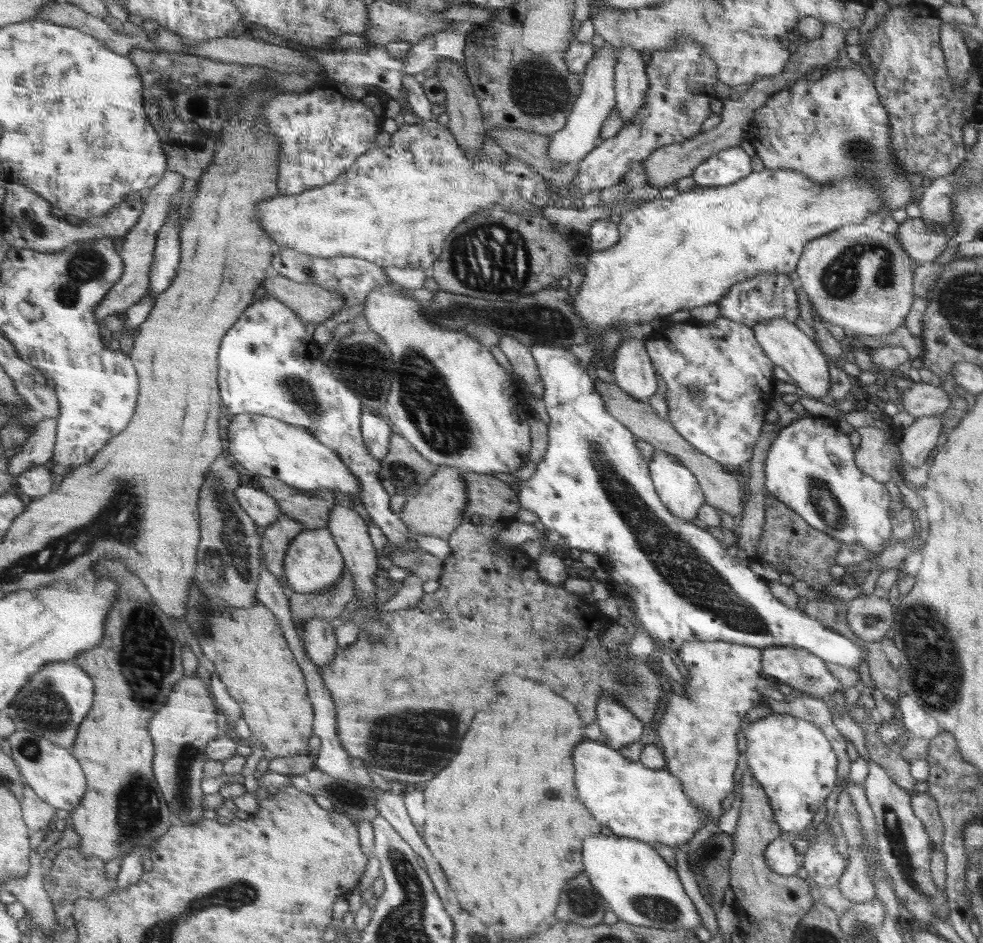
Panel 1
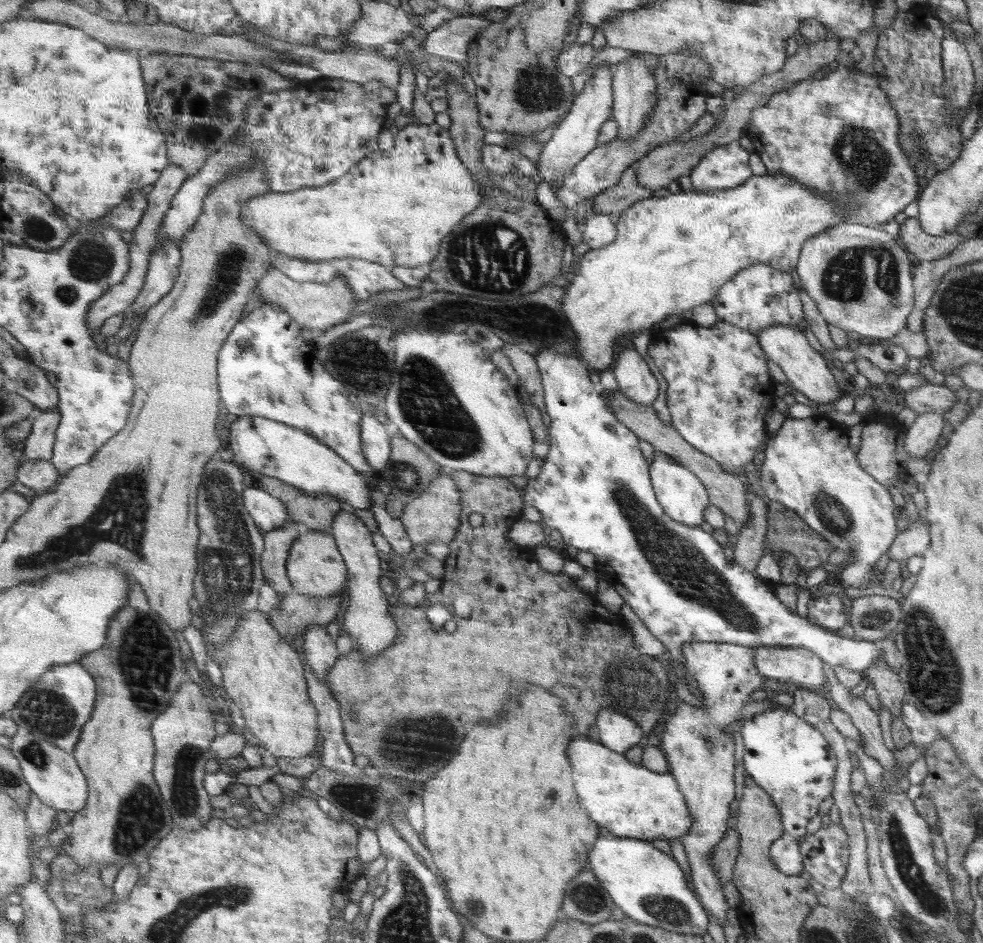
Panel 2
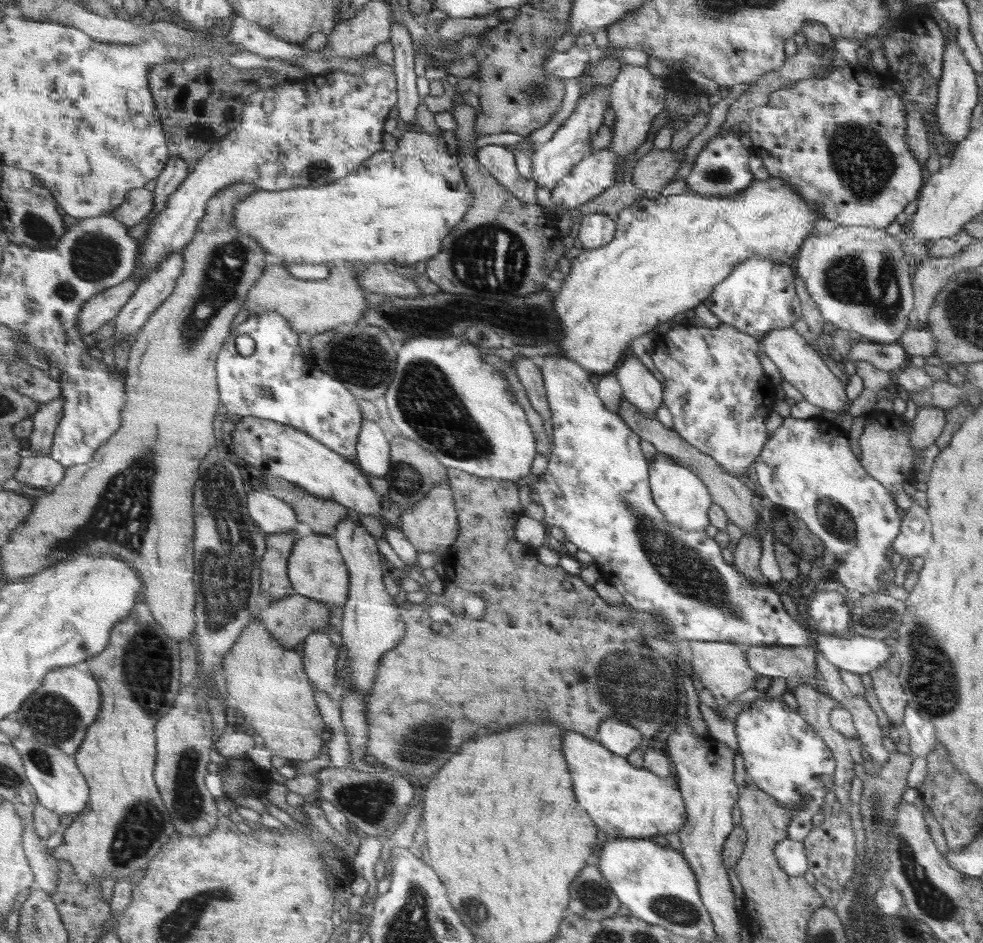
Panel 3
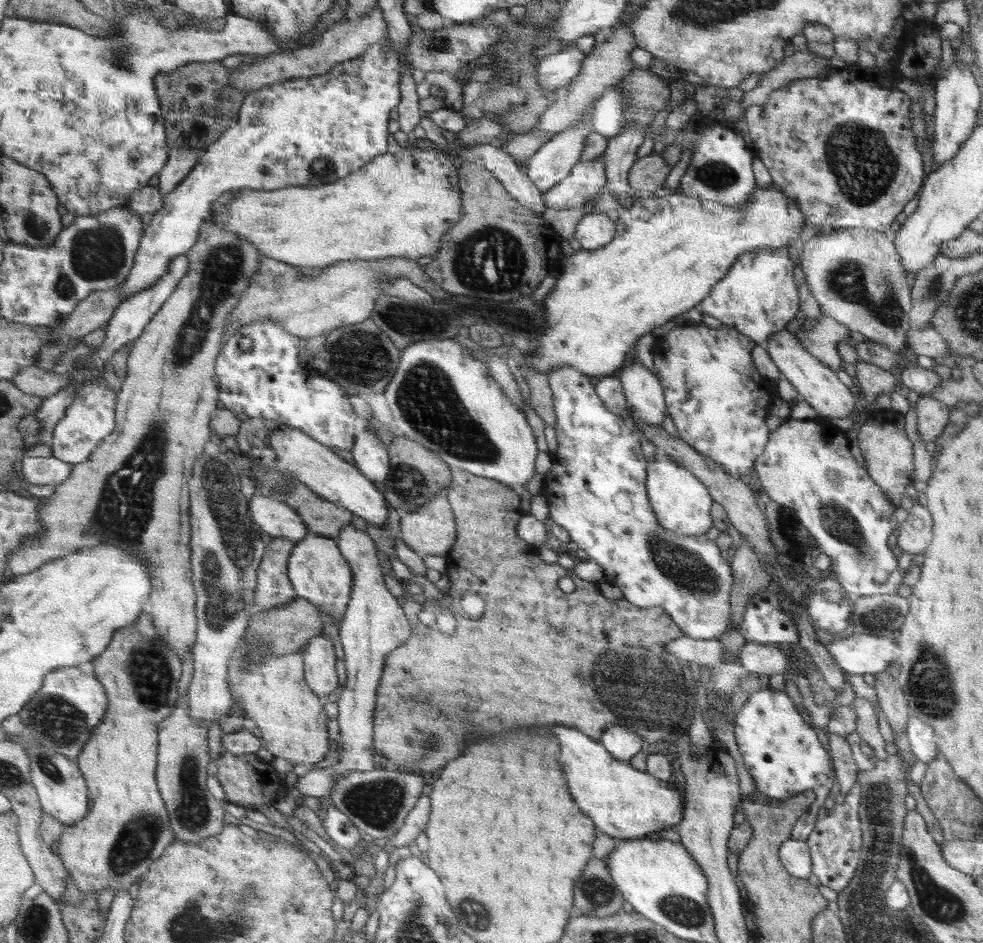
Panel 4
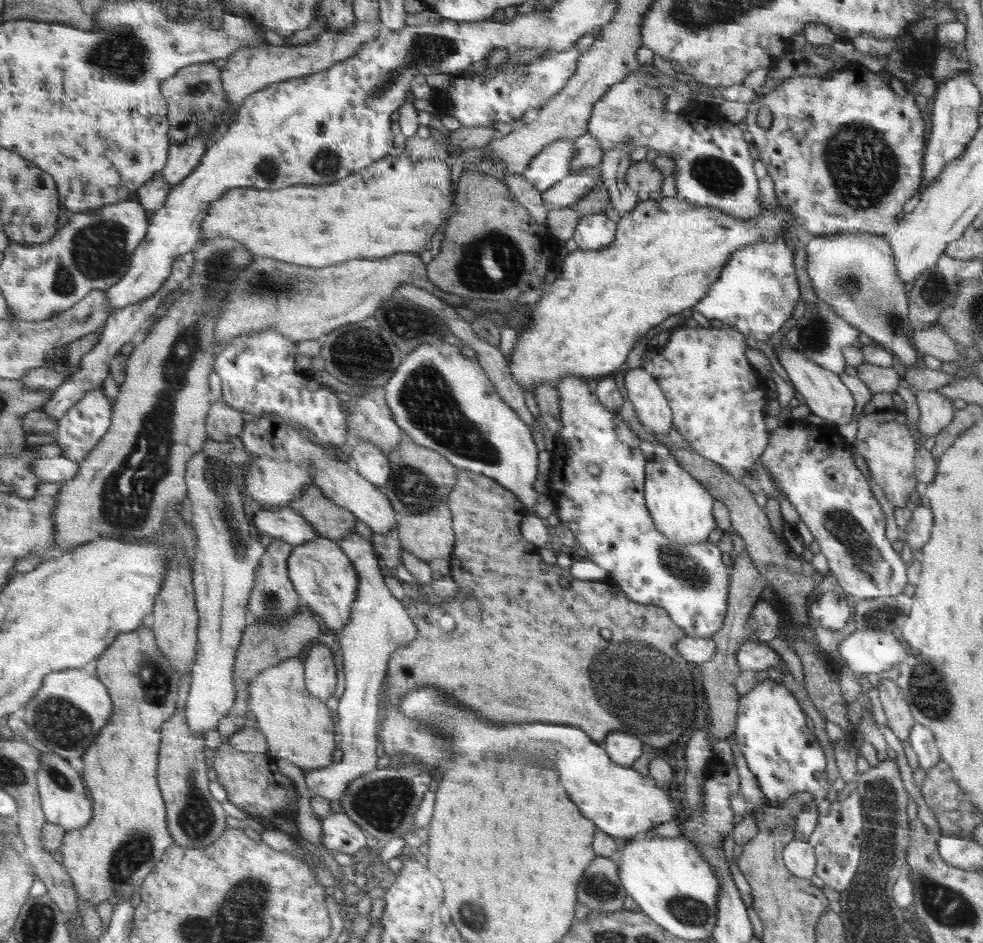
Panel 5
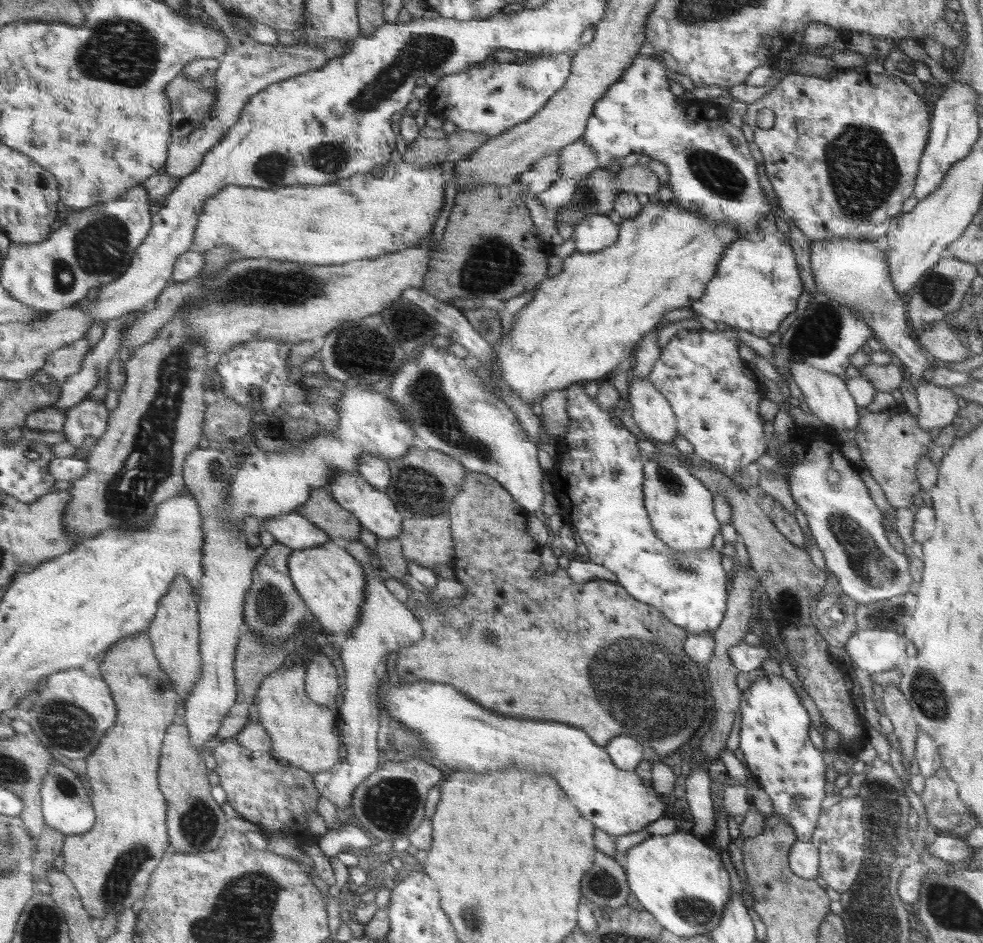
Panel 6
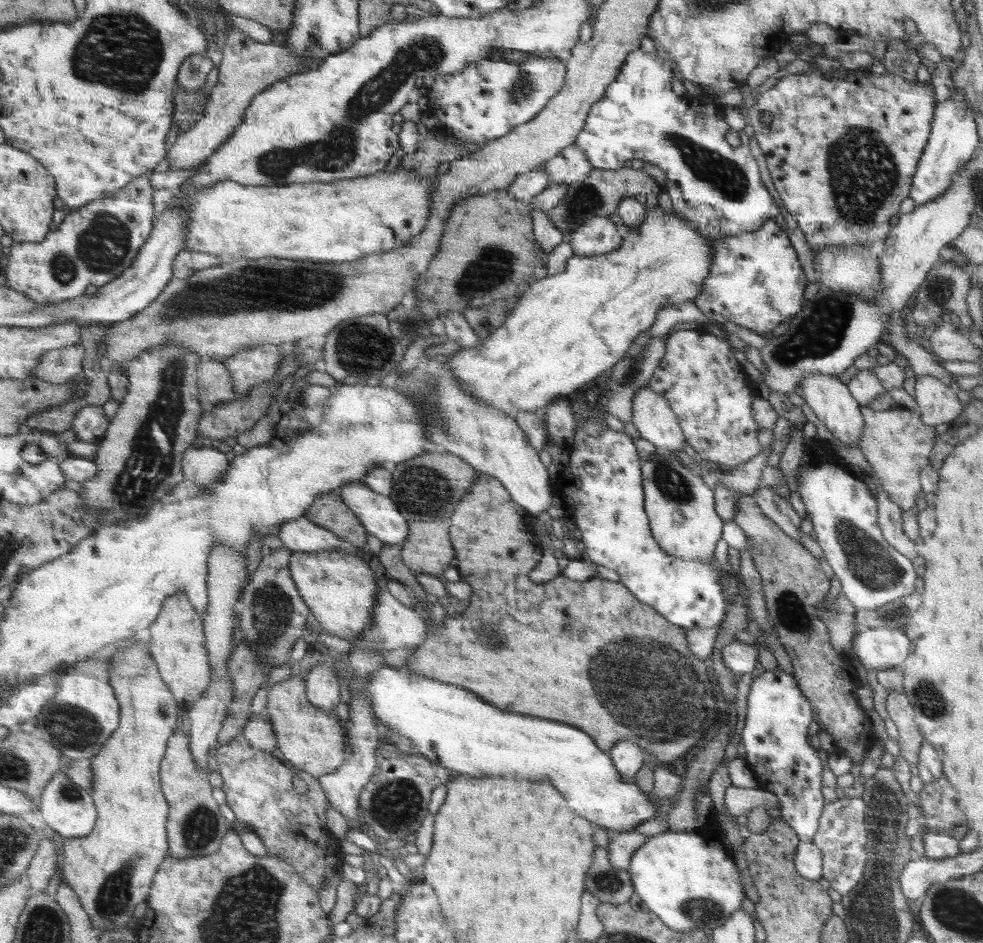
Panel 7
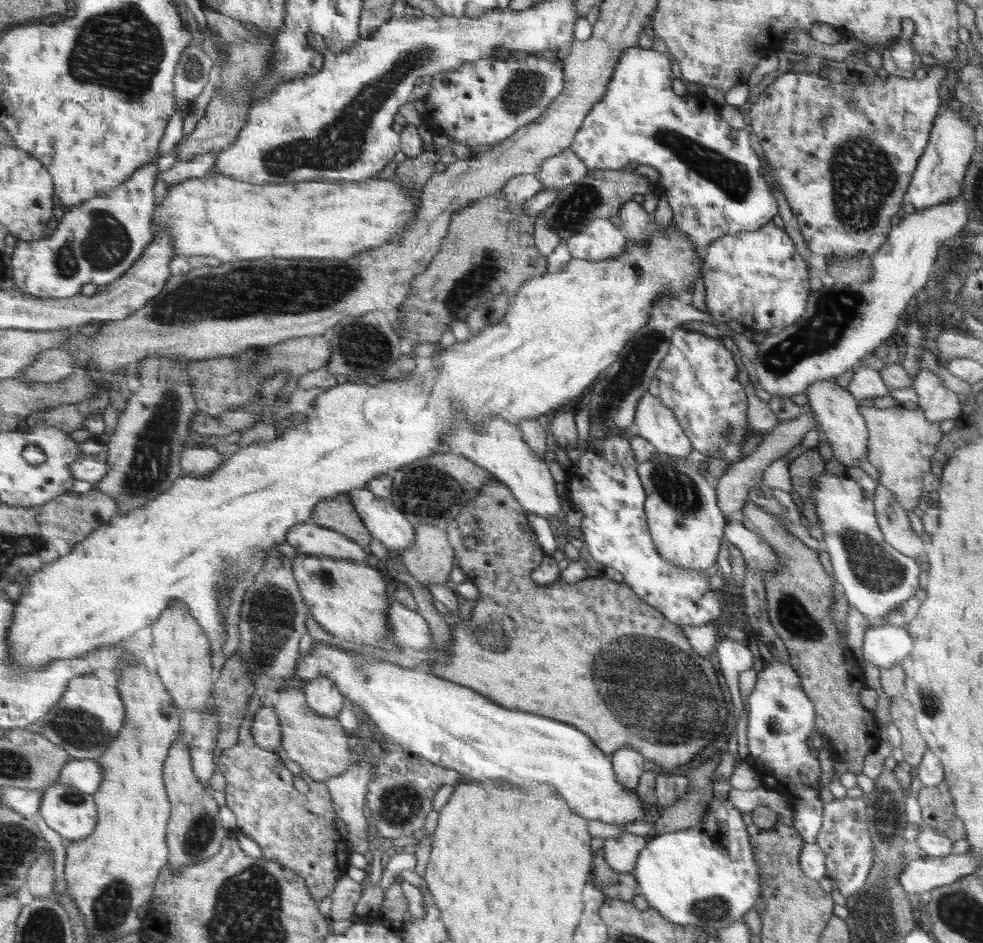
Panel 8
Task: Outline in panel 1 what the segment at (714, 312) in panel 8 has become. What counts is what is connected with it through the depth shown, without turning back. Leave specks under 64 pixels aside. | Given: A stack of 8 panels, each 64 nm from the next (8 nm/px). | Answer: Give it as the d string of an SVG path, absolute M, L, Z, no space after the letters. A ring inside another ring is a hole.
M761 272L745 282L735 284L722 299L716 302L720 316L738 321L750 328L753 328L756 323L761 323L764 319L776 317L794 322L800 314L798 312L798 296L796 296L795 286L792 286L790 279L788 274Z

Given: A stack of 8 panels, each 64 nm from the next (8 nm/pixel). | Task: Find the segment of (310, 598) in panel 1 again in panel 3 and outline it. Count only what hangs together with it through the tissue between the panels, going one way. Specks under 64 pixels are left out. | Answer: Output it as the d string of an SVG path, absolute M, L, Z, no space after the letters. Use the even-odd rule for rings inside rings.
M298 594L272 602L255 616L271 635L286 648L294 648L315 631L325 630L330 620L330 607Z

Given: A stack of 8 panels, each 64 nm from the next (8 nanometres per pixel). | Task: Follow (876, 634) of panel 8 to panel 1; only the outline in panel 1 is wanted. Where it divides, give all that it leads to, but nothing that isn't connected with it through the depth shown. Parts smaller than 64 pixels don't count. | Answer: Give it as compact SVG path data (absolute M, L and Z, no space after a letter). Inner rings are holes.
M537 344L531 348L531 355L537 364L542 382L544 383L544 392L541 400L544 401L546 410L551 418L547 425L547 435L549 438L548 448L544 453L544 458L537 465L534 476L526 481L520 481L518 486L518 497L521 499L522 508L530 510L538 516L538 525L546 528L548 531L556 531L563 538L561 543L568 544L571 548L578 548L581 551L591 551L602 559L602 567L611 573L611 578L605 583L609 590L616 590L618 594L628 603L628 606L634 612L634 615L641 622L641 626L648 633L652 634L660 642L664 642L666 648L670 648L674 653L678 653L679 648L684 643L690 641L713 641L723 640L731 643L750 645L759 649L766 647L776 647L779 645L787 645L798 648L808 649L812 654L818 656L825 662L833 662L842 666L857 669L862 660L867 660L867 643L865 646L859 646L850 639L842 636L836 631L825 627L820 620L812 619L799 608L788 608L776 599L766 584L766 581L754 574L750 567L743 563L740 559L732 558L732 554L728 556L726 550L720 546L720 542L710 536L707 530L702 530L698 526L694 526L691 522L684 522L680 518L673 516L669 512L669 508L664 504L658 496L653 486L652 473L649 471L649 462L642 457L641 450L637 448L636 436L634 436L628 428L626 428L613 414L605 408L604 398L596 391L596 382L590 379L587 371L587 365L578 359L568 348L563 349L556 345Z

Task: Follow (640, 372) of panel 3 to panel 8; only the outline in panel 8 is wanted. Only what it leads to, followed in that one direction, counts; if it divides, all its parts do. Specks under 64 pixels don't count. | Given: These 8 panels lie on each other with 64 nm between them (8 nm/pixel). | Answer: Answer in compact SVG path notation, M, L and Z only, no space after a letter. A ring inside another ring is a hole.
M646 392L637 404L633 426L637 435L651 442L660 453L684 459L694 448L676 419L673 409L652 393Z

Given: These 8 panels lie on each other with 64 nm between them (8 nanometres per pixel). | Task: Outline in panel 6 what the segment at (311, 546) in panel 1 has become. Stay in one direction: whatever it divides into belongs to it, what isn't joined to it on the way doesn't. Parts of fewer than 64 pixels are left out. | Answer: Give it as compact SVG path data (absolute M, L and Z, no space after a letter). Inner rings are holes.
M328 541L312 548L294 549L288 565L297 592L323 626L323 632L335 634L340 639L357 626L361 604L366 602L365 569L360 561L337 542Z

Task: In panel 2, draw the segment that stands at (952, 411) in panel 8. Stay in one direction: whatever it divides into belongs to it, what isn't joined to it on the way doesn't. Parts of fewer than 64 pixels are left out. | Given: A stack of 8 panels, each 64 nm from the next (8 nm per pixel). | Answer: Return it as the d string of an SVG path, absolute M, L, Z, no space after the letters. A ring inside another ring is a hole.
M925 412L916 417L906 431L905 450L910 459L924 459L930 455L945 430L942 414Z

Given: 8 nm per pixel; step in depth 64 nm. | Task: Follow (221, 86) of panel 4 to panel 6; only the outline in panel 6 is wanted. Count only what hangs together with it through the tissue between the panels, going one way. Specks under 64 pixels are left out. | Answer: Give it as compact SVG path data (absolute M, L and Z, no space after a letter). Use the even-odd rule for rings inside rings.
M217 71L207 72L198 80L189 79L183 72L169 84L166 91L174 106L173 140L188 138L212 119L219 97L217 84Z

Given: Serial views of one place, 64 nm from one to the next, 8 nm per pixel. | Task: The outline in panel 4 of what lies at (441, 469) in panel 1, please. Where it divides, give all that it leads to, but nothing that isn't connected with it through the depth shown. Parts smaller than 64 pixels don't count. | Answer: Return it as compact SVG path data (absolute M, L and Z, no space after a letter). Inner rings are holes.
M447 490L438 492L434 498L417 509L416 512L402 515L399 520L401 524L400 538L410 545L410 548L418 552L422 558L428 555L446 556L457 540L457 522L454 520L453 508L449 503Z

